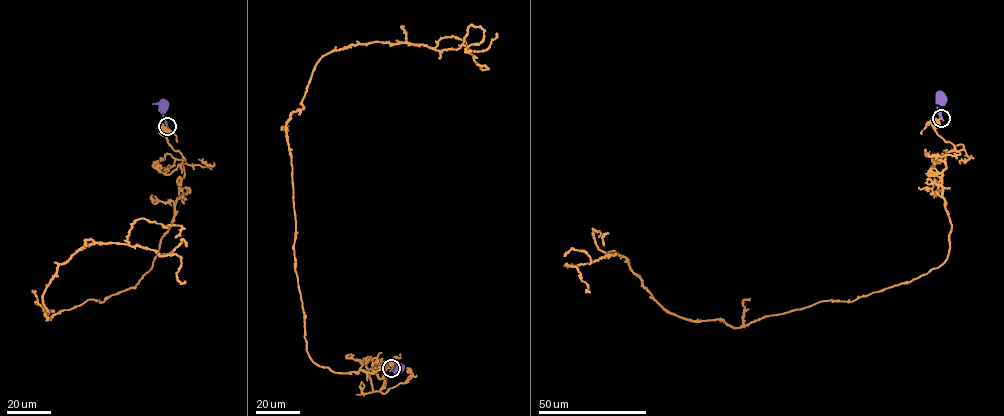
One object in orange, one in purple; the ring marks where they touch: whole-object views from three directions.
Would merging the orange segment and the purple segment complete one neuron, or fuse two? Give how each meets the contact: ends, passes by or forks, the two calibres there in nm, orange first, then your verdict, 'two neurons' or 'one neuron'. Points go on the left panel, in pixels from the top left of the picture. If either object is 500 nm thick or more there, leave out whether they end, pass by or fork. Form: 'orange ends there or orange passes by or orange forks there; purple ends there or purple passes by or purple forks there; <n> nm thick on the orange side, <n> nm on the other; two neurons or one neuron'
orange ends there; purple passes by; 280 nm thick on the orange side, 360 nm on the other; two neurons

